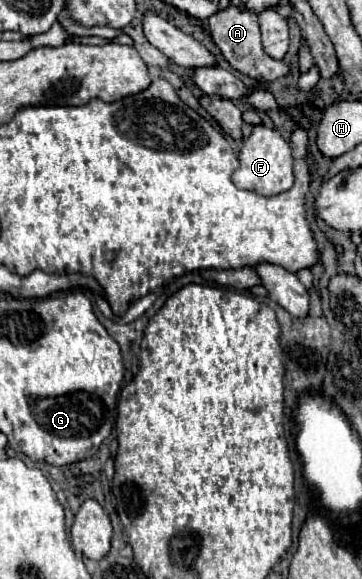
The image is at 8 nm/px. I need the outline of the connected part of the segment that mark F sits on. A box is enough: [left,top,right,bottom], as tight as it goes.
[232,126,294,196]

